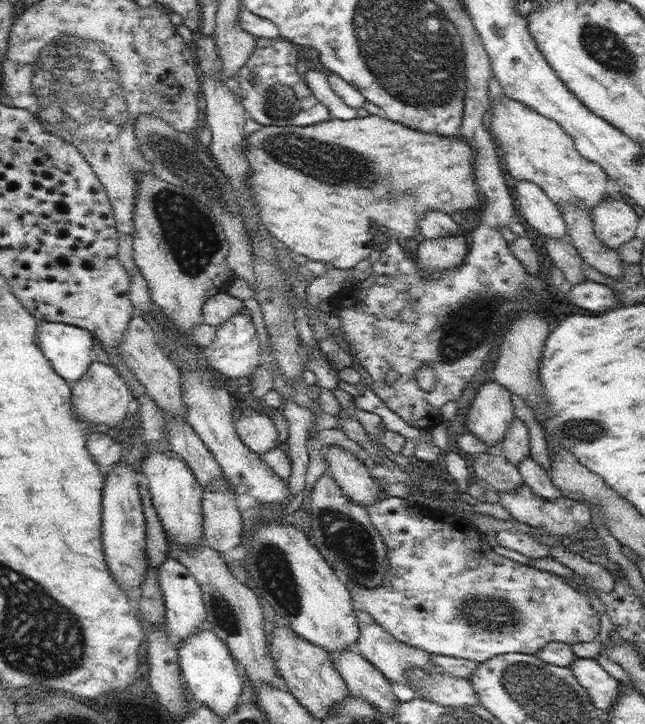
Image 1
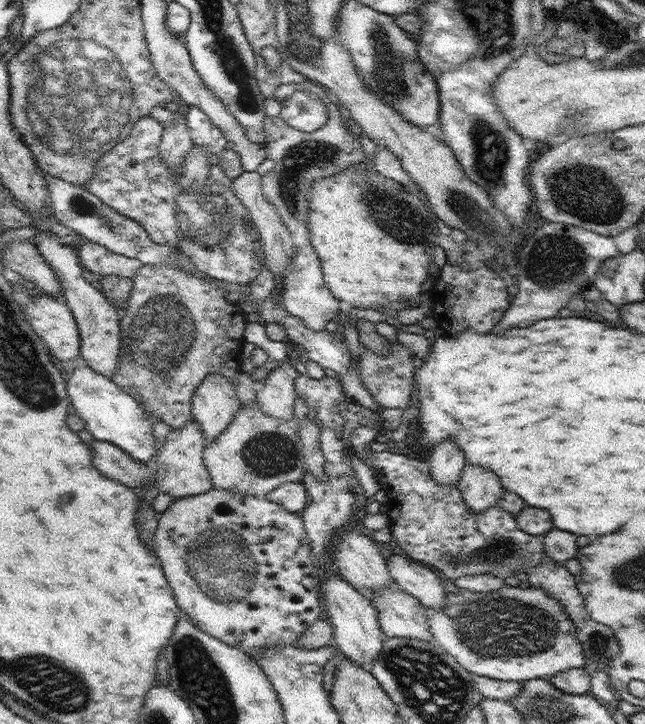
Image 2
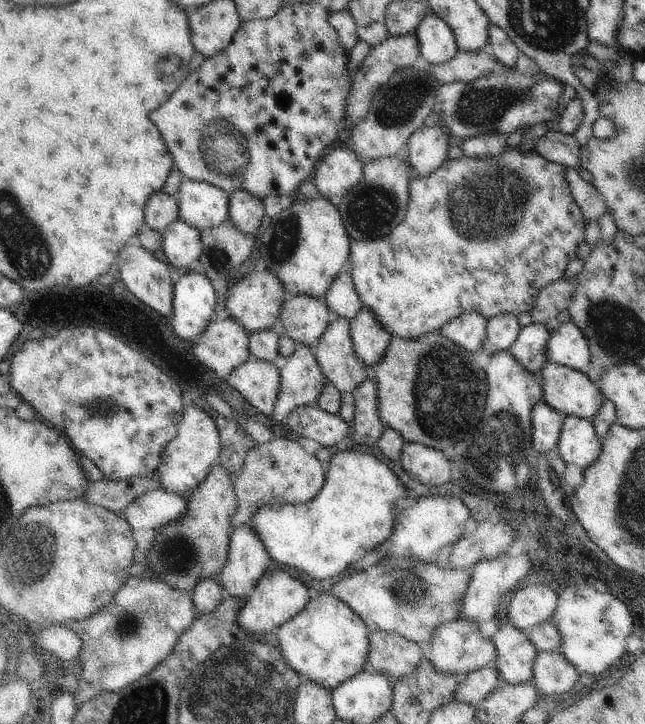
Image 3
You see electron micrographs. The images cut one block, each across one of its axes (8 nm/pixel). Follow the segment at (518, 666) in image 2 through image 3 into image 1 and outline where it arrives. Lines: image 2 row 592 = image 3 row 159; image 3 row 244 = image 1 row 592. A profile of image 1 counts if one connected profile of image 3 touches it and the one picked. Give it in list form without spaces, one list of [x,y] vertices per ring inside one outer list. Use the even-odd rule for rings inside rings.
[[[400,497],[380,498],[376,502],[366,506],[366,509],[369,512],[372,524],[378,529],[384,544],[387,546],[387,559],[389,562],[388,576],[380,586],[376,587],[376,590],[357,586],[351,591],[351,596],[352,599],[362,603],[366,609],[365,612],[368,612],[380,627],[384,628],[389,634],[392,634],[392,637],[398,641],[426,650],[428,653],[466,658],[467,660],[480,663],[507,653],[537,655],[540,649],[548,642],[556,641],[573,645],[578,642],[592,642],[597,640],[601,627],[600,616],[592,608],[588,596],[581,594],[578,590],[568,585],[566,579],[558,574],[552,574],[501,556],[497,549],[488,545],[485,535],[470,520],[465,520],[463,517],[453,514],[450,515],[445,510],[433,509],[427,505],[421,505],[418,502]]]

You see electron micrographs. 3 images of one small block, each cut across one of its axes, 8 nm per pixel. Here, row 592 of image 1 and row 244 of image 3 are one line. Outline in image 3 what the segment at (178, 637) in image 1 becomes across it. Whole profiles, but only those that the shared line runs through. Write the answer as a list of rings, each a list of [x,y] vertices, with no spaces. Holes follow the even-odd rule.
[[[178,219],[166,228],[162,236],[167,264],[185,269],[197,265],[202,255],[200,231]]]

